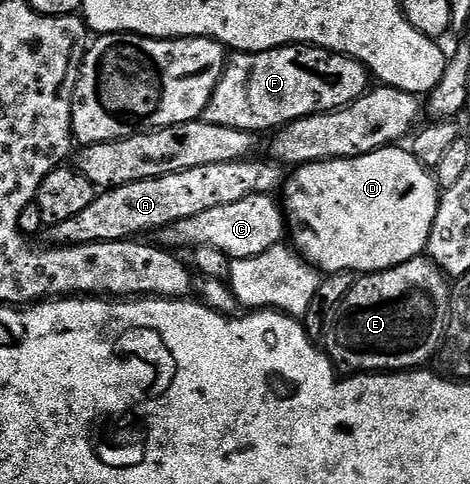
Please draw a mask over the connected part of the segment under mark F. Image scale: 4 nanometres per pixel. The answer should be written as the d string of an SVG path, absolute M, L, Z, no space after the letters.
M291 45L257 53L234 53L229 56L220 81L208 101L204 118L212 125L228 125L232 129L270 133L297 119L318 115L321 111L339 111L341 107L355 103L371 87L372 76L364 64L349 59L347 55L326 51L323 47Z

